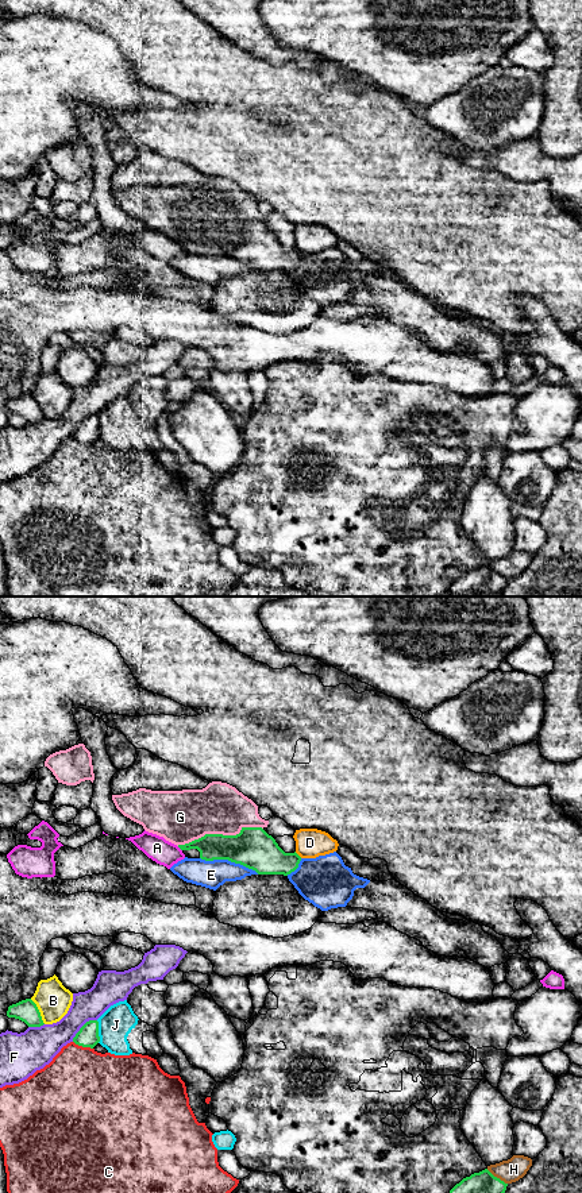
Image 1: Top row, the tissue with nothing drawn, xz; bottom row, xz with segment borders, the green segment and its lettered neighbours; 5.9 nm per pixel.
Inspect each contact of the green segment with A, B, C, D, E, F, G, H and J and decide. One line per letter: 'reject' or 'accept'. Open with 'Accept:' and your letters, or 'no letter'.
Accept: G
A: reject
B: reject
C: reject
D: reject
E: reject
F: reject
G: accept
H: reject
J: reject

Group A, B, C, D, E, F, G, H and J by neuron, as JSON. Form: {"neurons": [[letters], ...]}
{"neurons": [["A"], ["B"], ["C"], ["D", "F"], ["E"], ["G"], ["H"], ["J"]]}

